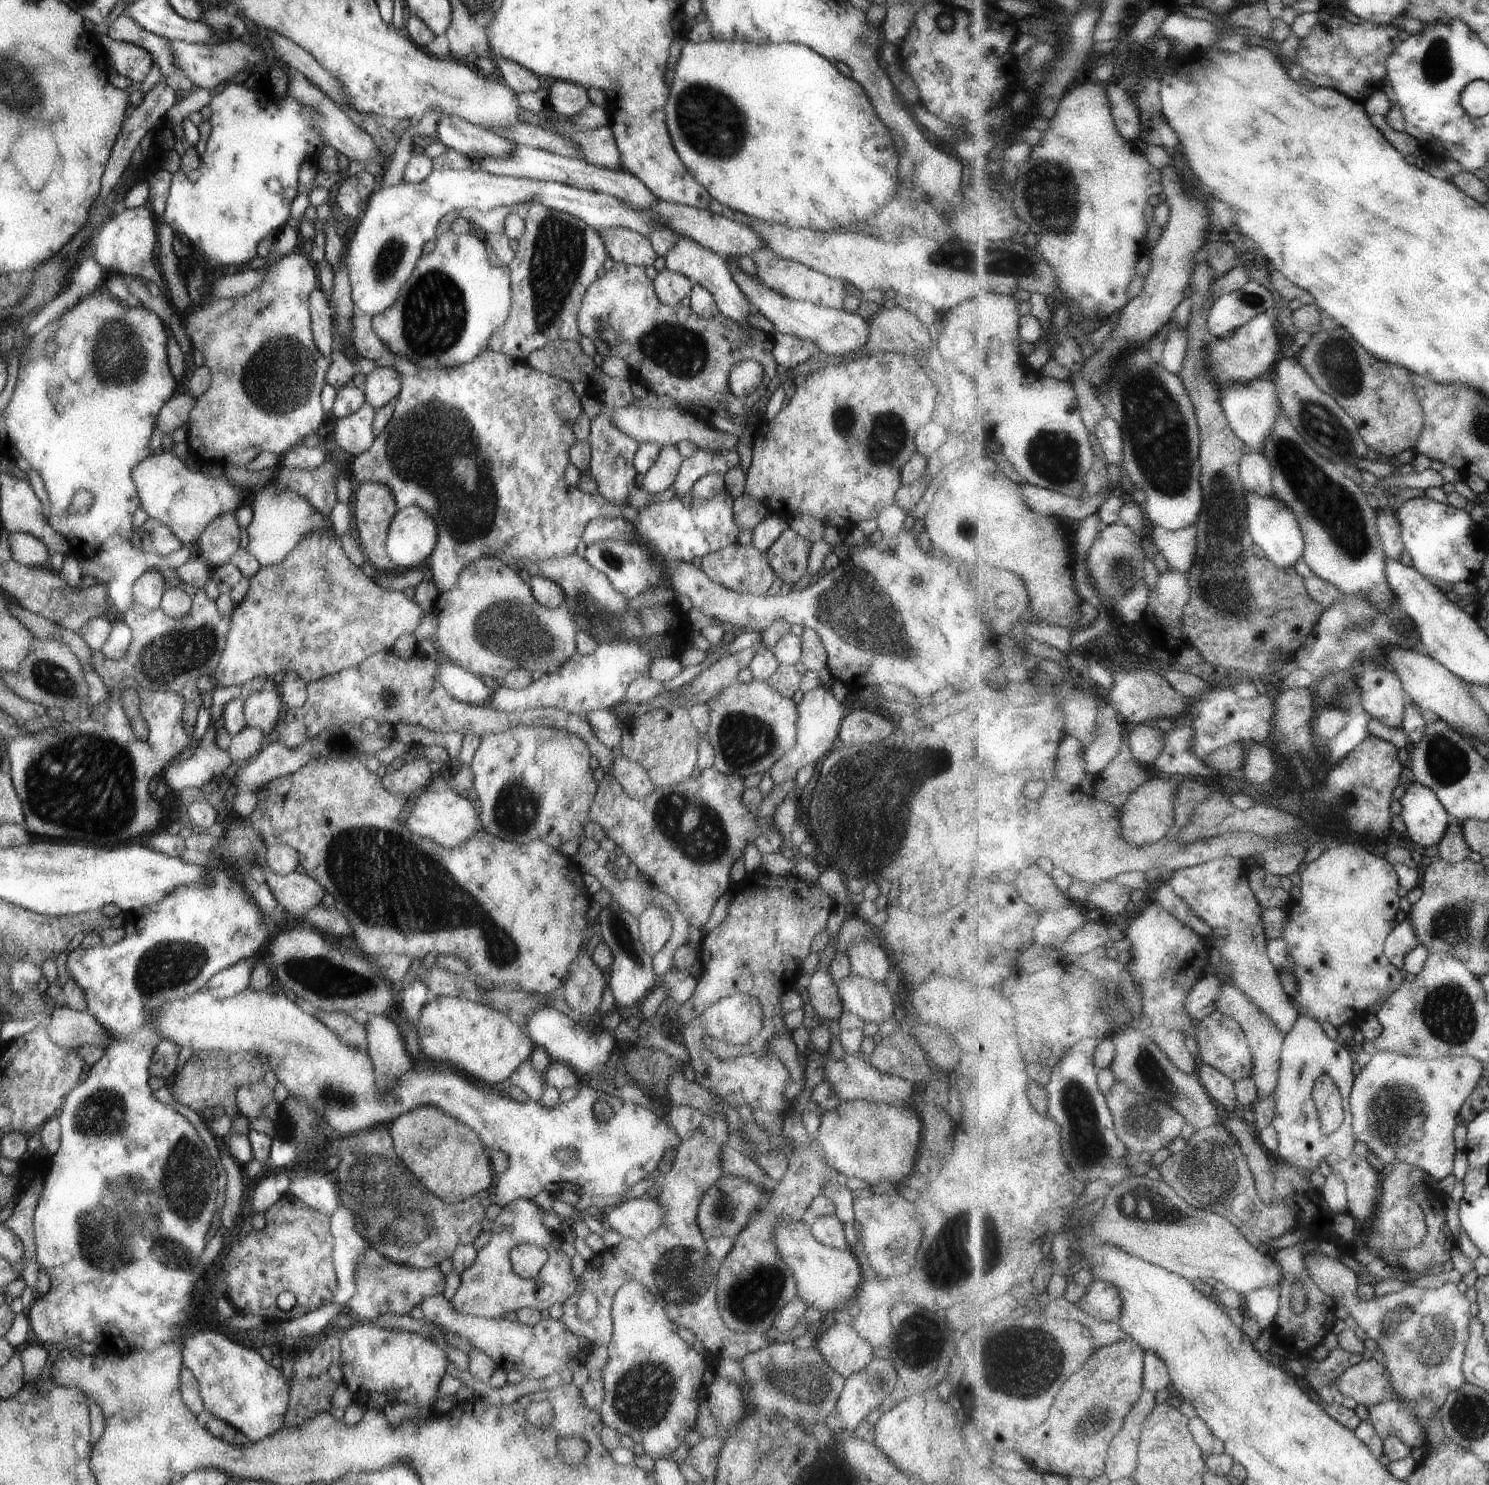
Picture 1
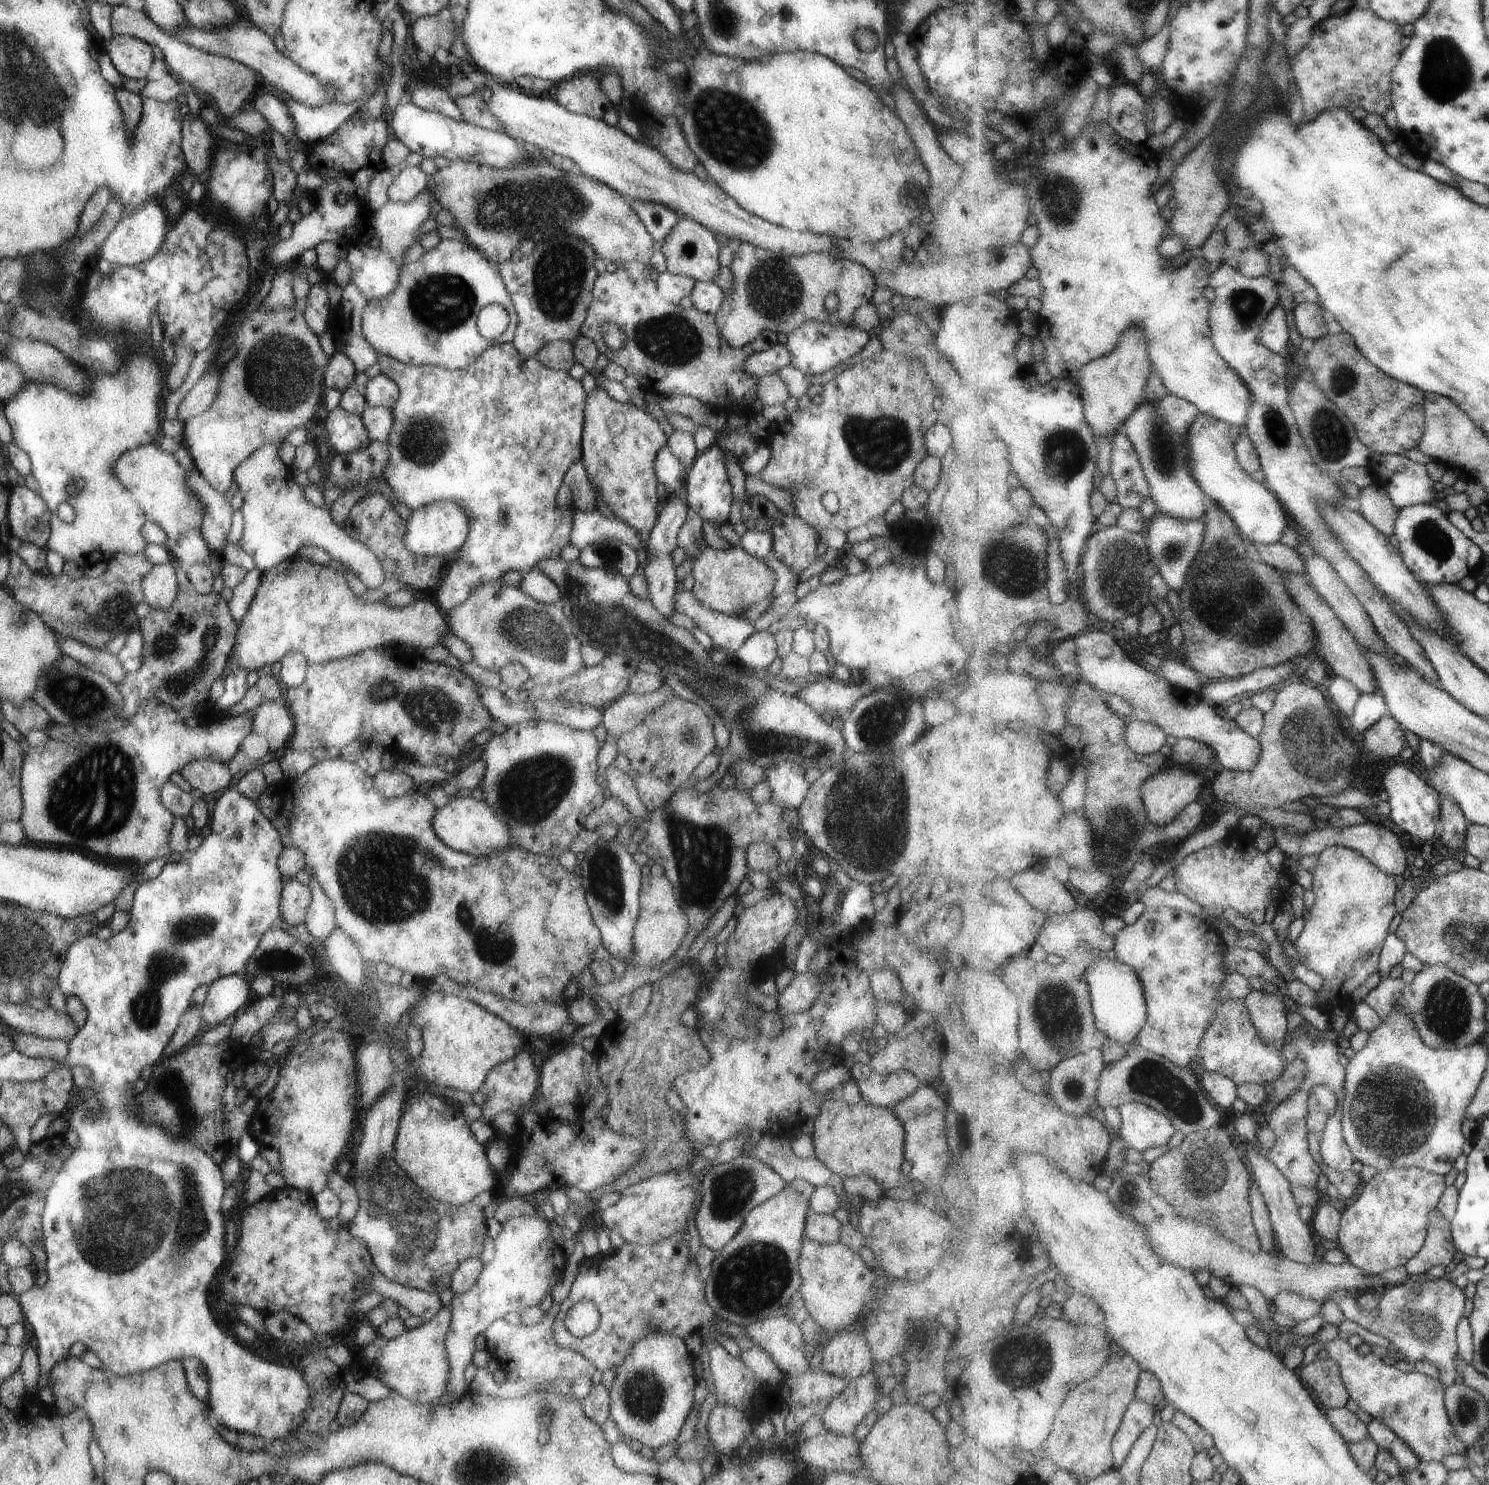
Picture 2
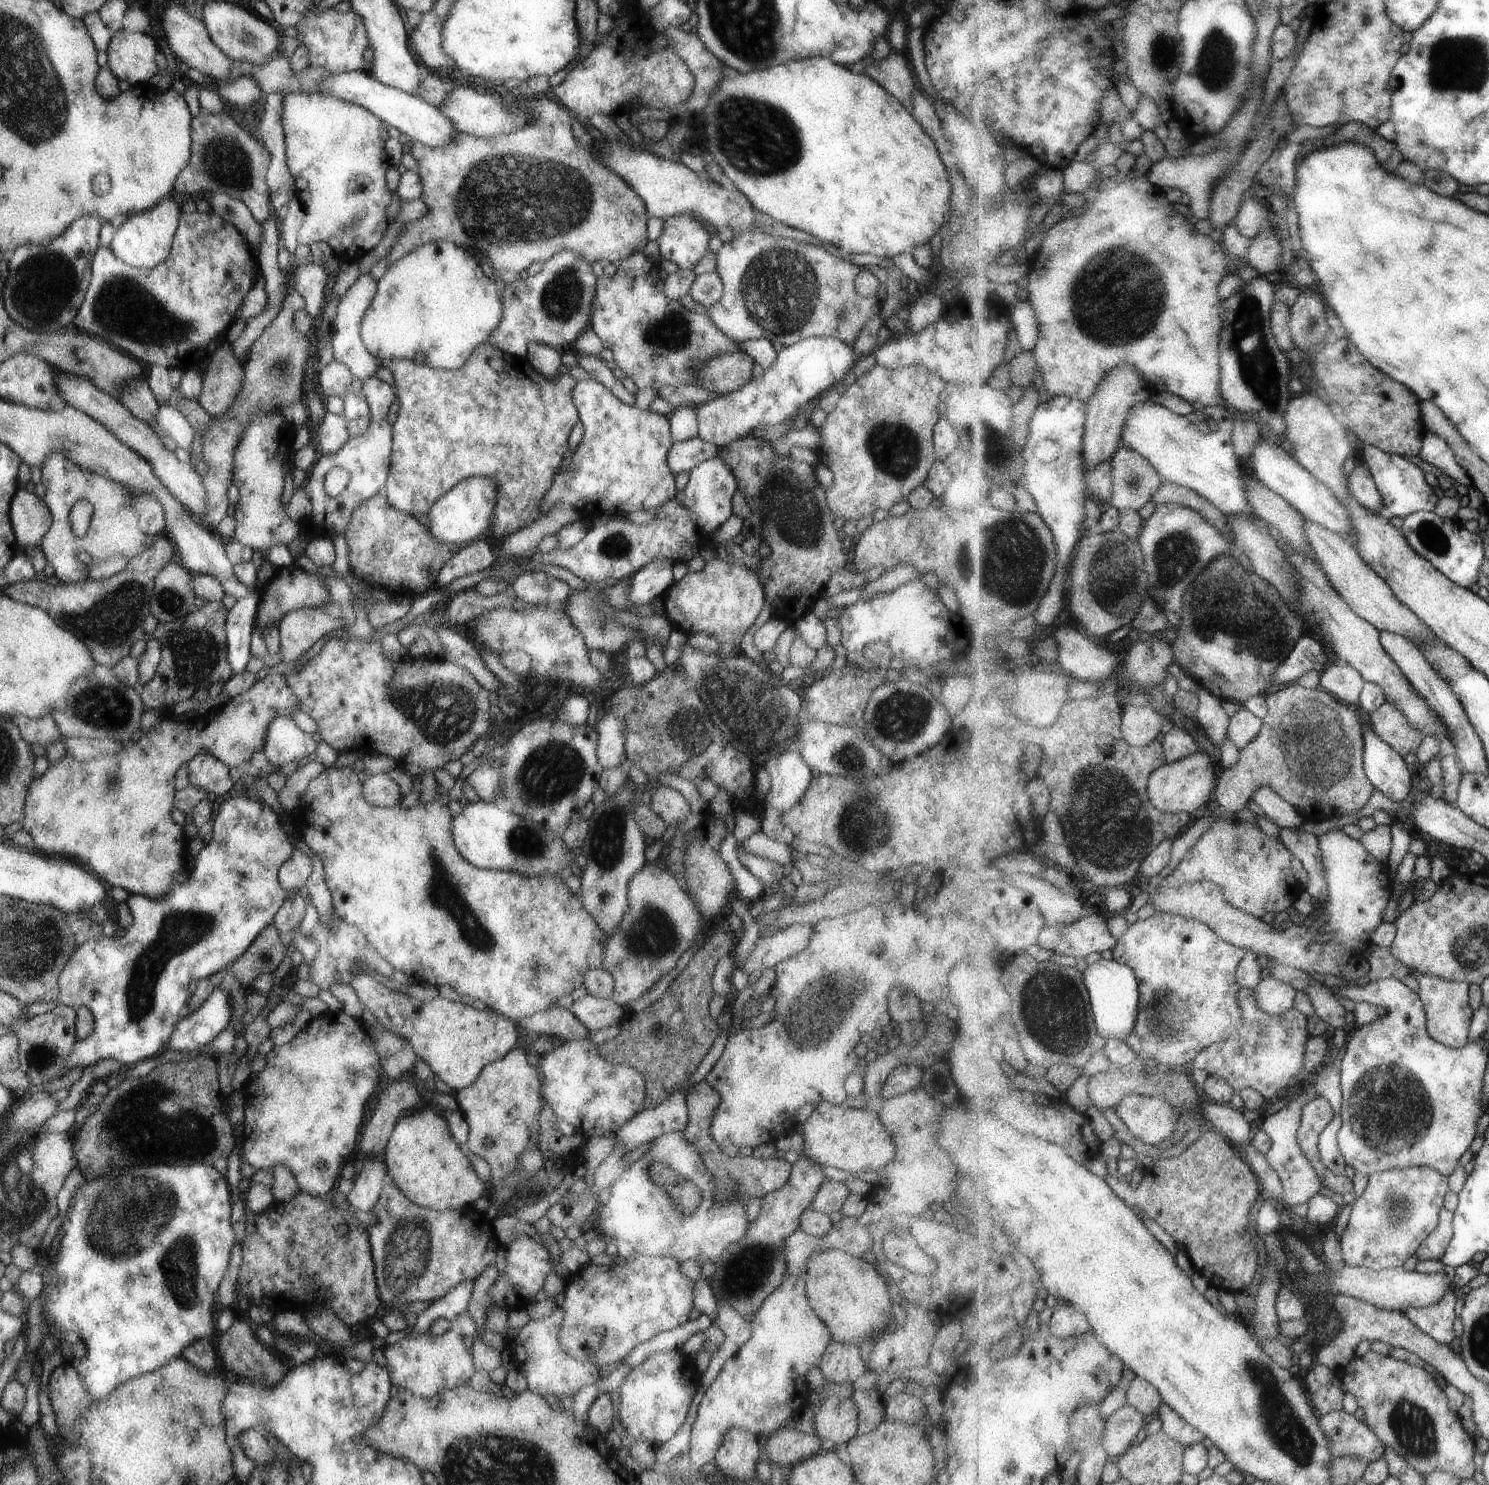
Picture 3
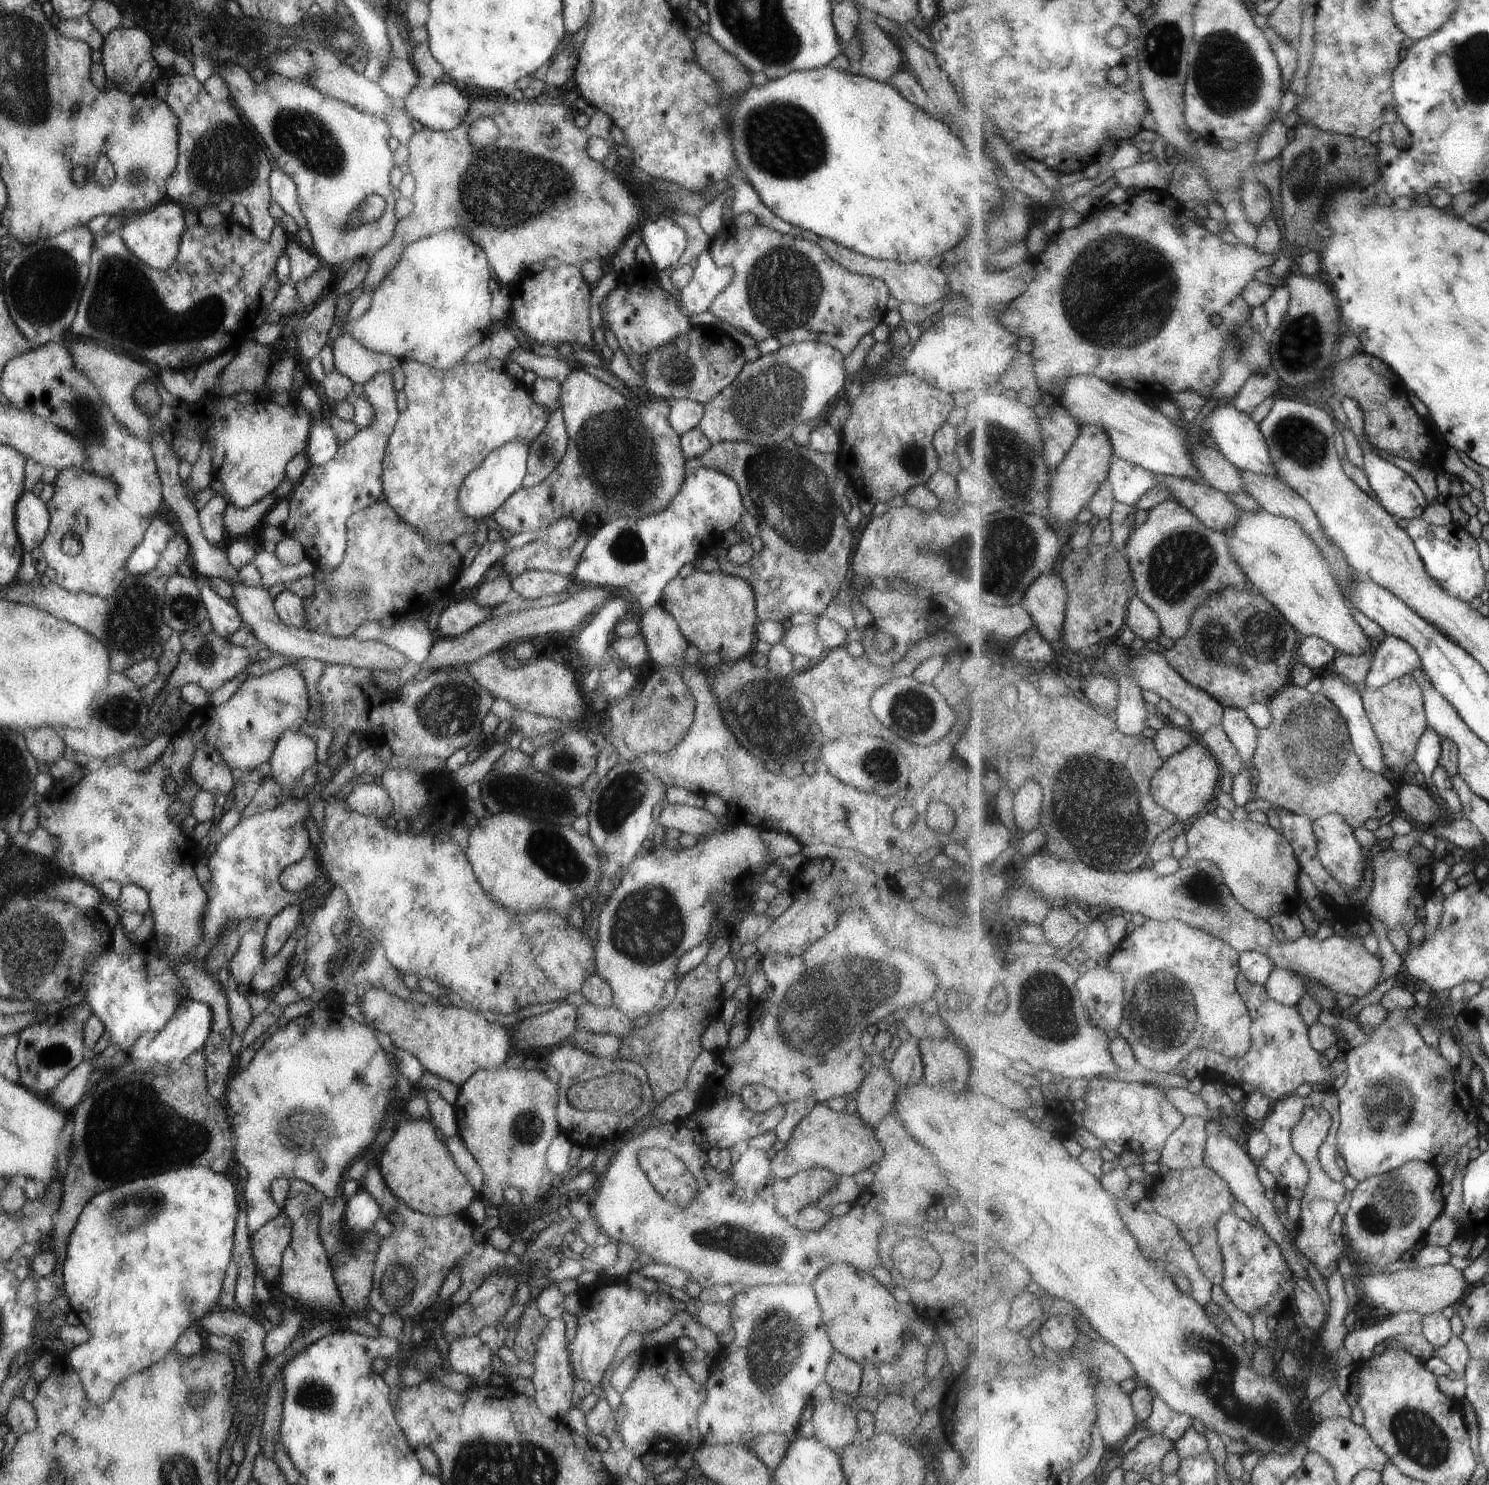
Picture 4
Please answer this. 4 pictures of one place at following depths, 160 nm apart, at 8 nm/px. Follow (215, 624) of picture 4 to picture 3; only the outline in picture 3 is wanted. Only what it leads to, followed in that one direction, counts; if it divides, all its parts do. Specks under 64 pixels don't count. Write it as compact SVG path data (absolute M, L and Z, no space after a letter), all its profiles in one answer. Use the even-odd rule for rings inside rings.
M253 590L245 598L229 602L230 609L225 618L225 639L230 677L241 674L247 662L252 658L250 633L258 600L259 593Z

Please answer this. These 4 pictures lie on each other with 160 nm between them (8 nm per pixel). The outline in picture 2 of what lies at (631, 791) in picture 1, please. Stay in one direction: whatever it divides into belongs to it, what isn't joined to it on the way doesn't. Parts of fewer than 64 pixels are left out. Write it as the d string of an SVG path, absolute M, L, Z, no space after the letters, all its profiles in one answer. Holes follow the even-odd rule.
M630 774L639 798L647 811L661 809L666 802L669 802L674 790L667 783L651 775Z

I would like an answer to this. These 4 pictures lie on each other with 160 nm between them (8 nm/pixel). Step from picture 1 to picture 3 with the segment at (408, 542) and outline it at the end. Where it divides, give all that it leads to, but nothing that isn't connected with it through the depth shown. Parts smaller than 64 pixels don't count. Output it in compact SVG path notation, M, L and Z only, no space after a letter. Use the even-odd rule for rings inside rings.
M475 476L455 484L455 488L451 488L446 494L437 498L431 508L425 512L428 521L425 528L429 530L431 538L437 544L451 544L461 548L464 544L483 537L493 512L495 490L497 484L493 484L493 480L487 476Z

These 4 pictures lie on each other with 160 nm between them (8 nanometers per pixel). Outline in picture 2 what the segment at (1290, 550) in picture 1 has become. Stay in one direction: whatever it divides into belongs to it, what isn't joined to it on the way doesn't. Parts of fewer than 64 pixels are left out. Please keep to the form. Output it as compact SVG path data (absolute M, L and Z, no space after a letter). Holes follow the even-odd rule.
M1201 413L1186 436L1190 474L1202 486L1209 501L1220 505L1234 520L1242 536L1253 543L1279 543L1283 530L1292 525L1289 513L1274 492L1256 481L1239 462L1232 424L1215 415Z

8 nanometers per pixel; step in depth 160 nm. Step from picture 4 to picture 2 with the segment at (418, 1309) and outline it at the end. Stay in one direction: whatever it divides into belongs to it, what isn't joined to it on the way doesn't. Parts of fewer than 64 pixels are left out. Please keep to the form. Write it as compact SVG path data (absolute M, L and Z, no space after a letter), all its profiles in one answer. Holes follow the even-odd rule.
M392 1158L382 1159L379 1165L372 1167L367 1173L359 1173L353 1166L349 1178L356 1188L359 1210L346 1227L349 1234L368 1250L372 1266L387 1280L438 1296L443 1288L450 1285L452 1272L462 1260L479 1257L483 1240L488 1235L483 1211L472 1200L457 1206L432 1199L397 1168Z

